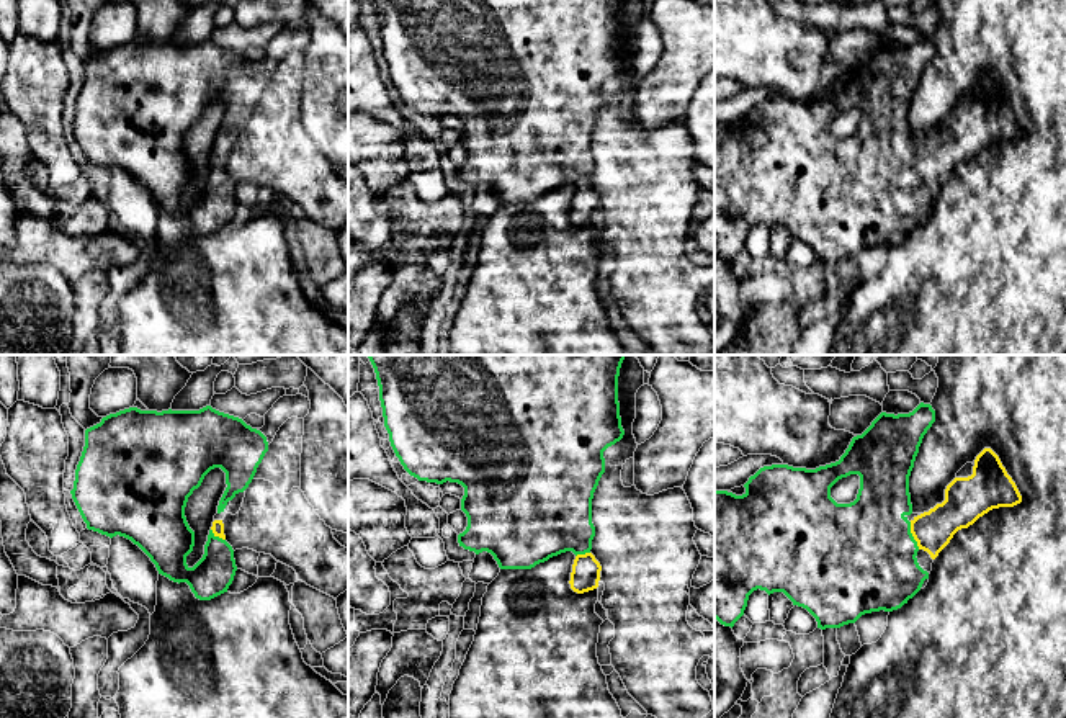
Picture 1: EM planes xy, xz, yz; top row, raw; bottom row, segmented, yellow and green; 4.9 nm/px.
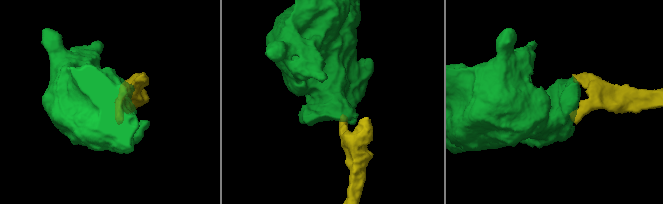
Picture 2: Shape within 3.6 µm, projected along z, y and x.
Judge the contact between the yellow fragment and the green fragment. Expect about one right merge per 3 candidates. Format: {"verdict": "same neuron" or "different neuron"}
{"verdict": "same neuron"}

